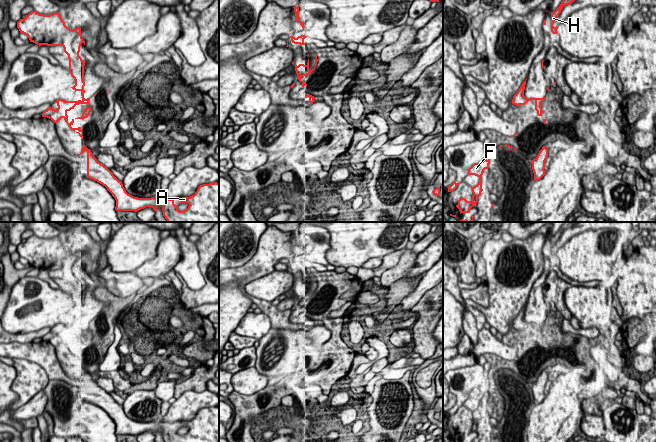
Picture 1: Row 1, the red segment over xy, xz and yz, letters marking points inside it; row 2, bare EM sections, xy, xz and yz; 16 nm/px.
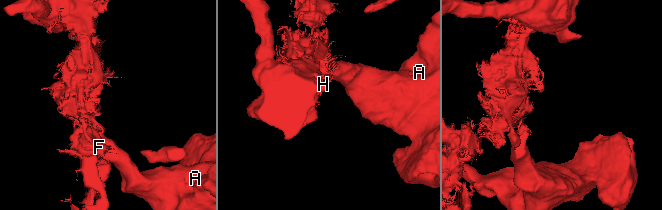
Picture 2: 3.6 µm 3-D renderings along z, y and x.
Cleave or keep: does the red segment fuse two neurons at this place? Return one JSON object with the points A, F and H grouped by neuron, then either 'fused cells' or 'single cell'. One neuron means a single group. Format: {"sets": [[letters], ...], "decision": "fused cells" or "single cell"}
{"sets": [["A"], ["F", "H"]], "decision": "fused cells"}

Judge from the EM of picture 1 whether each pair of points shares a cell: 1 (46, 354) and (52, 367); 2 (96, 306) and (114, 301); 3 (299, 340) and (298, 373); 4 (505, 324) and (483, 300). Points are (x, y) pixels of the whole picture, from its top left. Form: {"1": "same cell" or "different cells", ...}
{"1": "same cell", "2": "different cells", "3": "same cell", "4": "different cells"}

